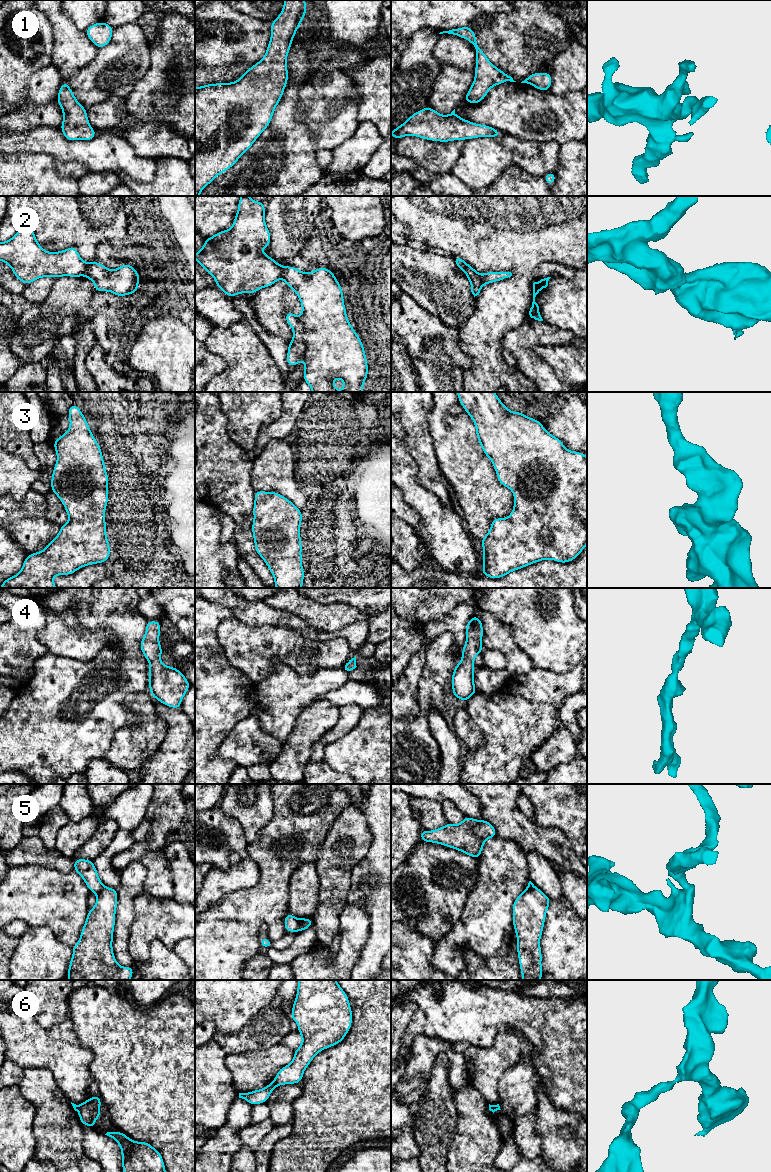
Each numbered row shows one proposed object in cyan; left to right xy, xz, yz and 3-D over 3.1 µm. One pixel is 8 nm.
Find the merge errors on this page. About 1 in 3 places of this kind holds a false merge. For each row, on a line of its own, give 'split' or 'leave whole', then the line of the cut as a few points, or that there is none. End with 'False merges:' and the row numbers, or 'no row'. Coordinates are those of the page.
1: leave whole; no cut
2: split; cut in xy along (88, 264), (83, 274)
3: leave whole; no cut
4: leave whole; no cut
5: split; cut in xz along (299, 919), (299, 927), (296, 931)
6: split; cut in xz along (273, 1081), (277, 1085)
False merges: 2, 5, 6

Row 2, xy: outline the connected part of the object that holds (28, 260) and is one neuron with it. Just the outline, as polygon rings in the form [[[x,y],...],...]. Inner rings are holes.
[[[24,226],[8,241],[0,242],[0,260],[8,264],[16,278],[24,285],[42,277],[81,277],[88,263],[83,261],[77,248],[70,247],[59,252],[47,252],[37,242],[32,228]]]

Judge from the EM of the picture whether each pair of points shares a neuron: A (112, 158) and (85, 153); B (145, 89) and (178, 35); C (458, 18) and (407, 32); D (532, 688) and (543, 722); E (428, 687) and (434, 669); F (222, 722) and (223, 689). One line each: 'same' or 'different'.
A: same
B: same
C: same
D: same
E: same
F: same

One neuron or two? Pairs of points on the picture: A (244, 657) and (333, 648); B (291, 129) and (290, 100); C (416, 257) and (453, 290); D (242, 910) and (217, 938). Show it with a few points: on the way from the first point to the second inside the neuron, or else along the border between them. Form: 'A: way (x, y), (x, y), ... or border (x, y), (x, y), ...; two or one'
A: way (266, 653), (311, 656); one
B: way (290, 122), (290, 107); one
C: way (425, 266), (444, 285); one
D: way (241, 919), (241, 922), (236, 924), (226, 934); one

